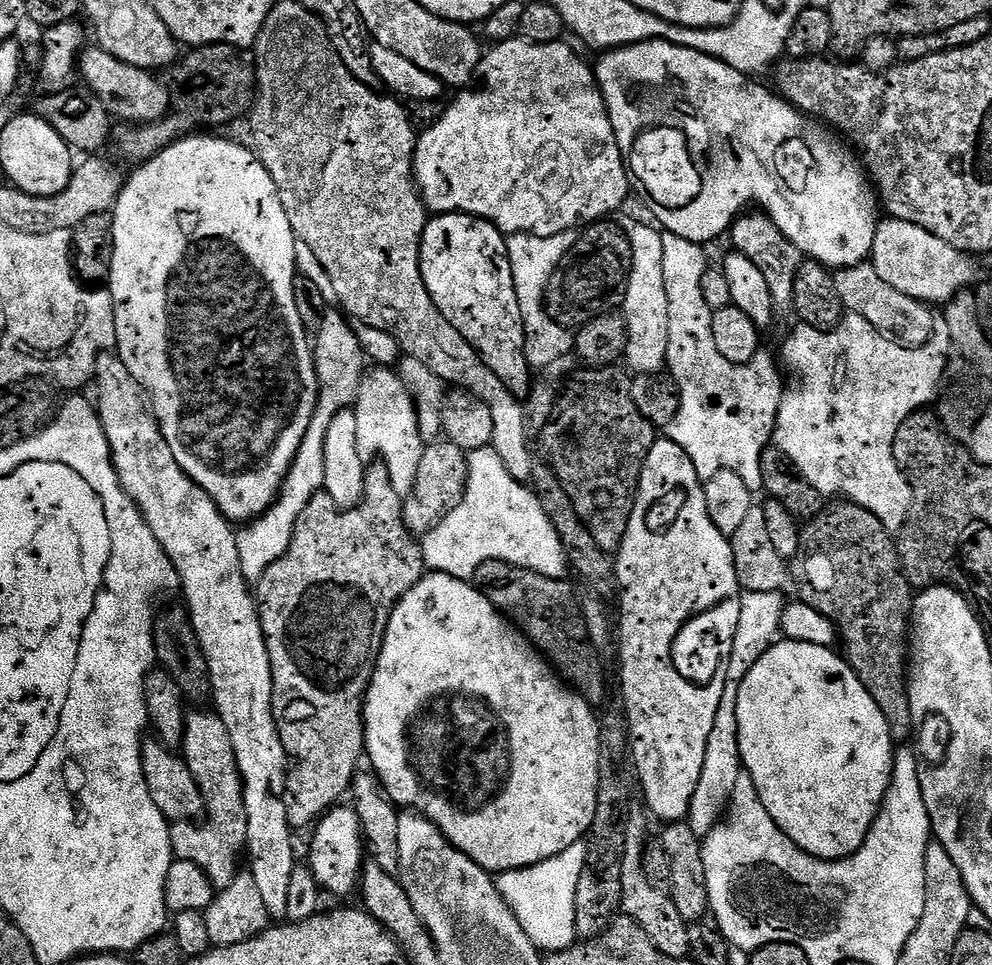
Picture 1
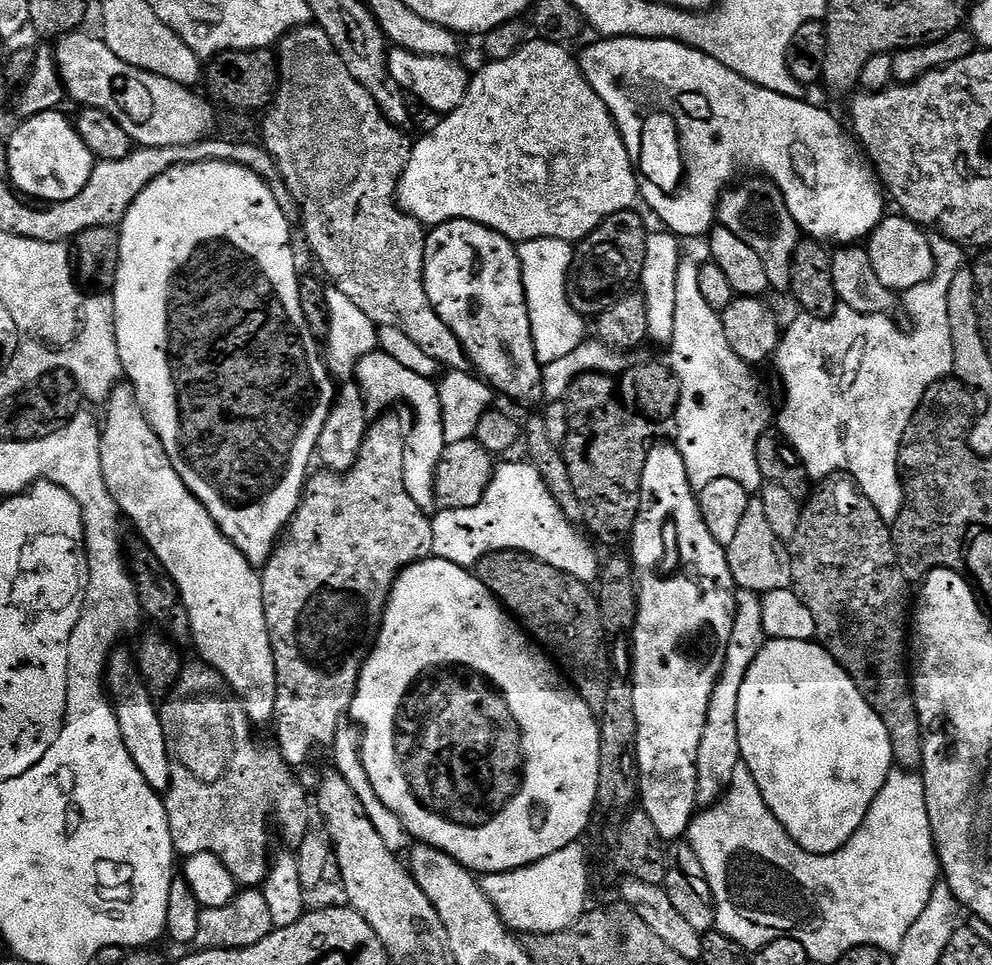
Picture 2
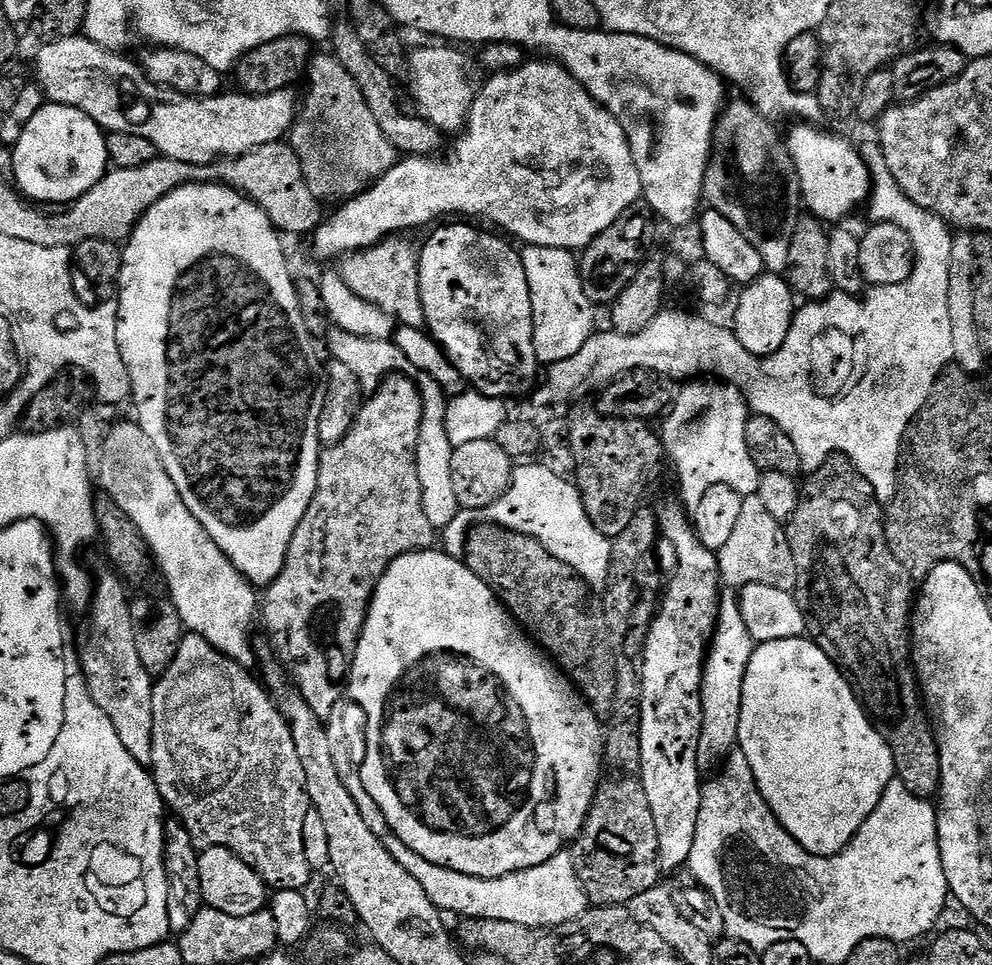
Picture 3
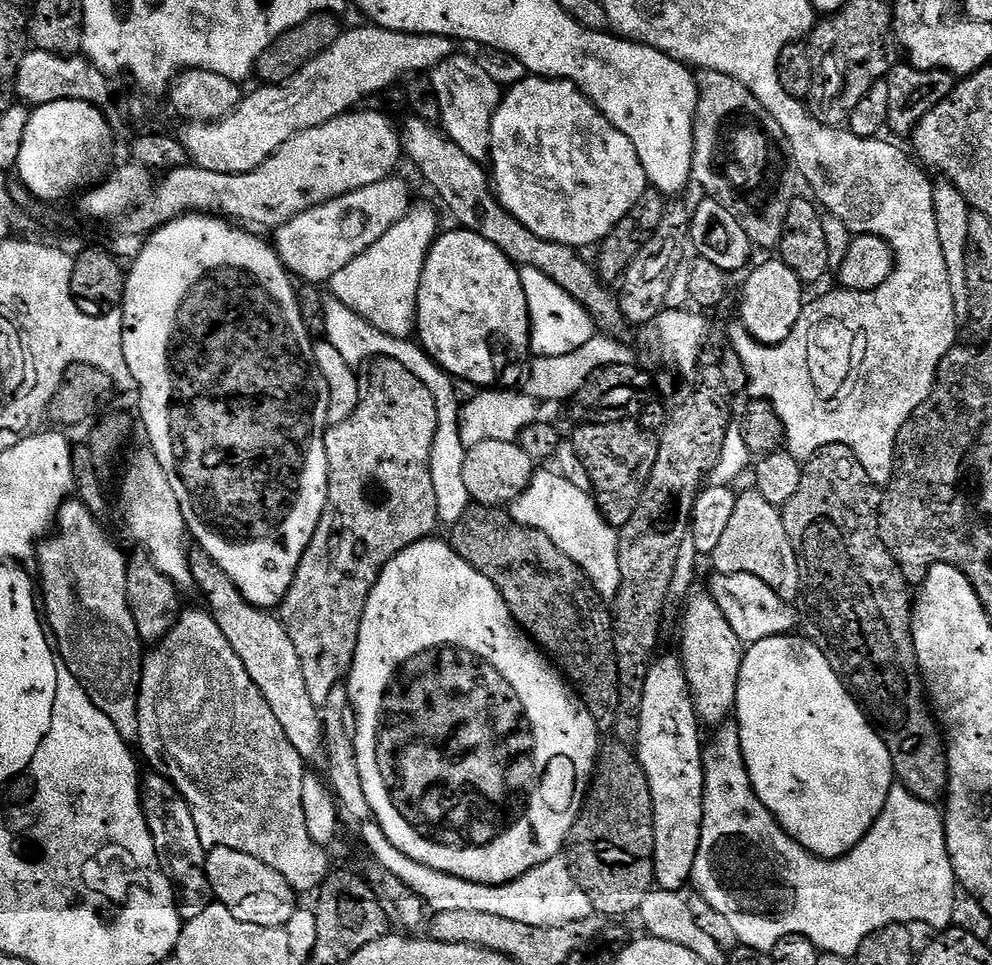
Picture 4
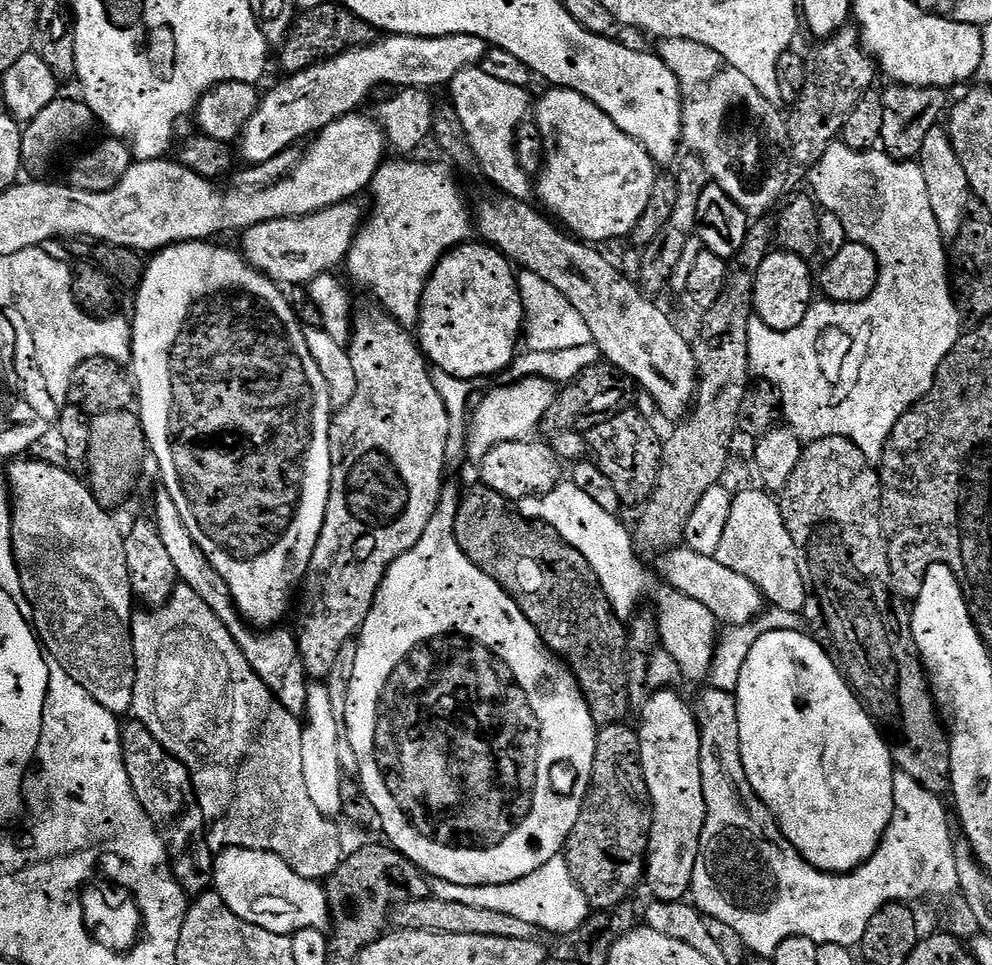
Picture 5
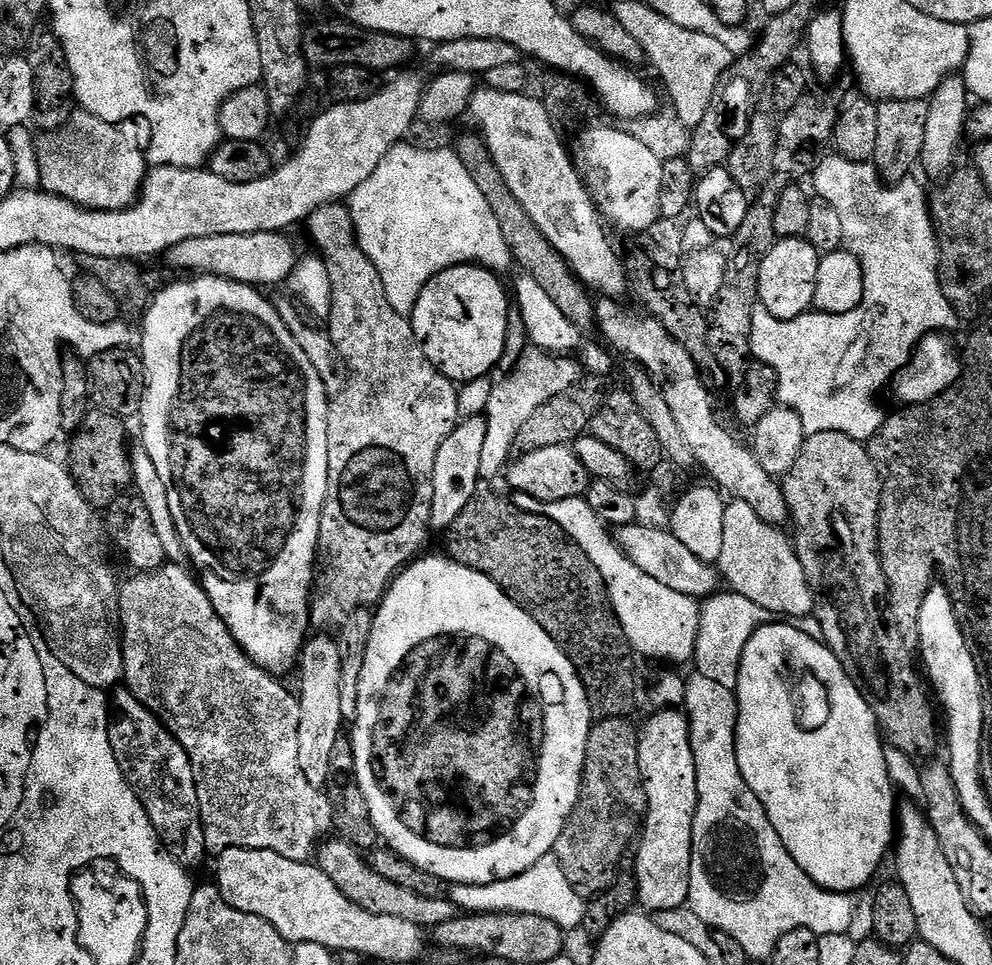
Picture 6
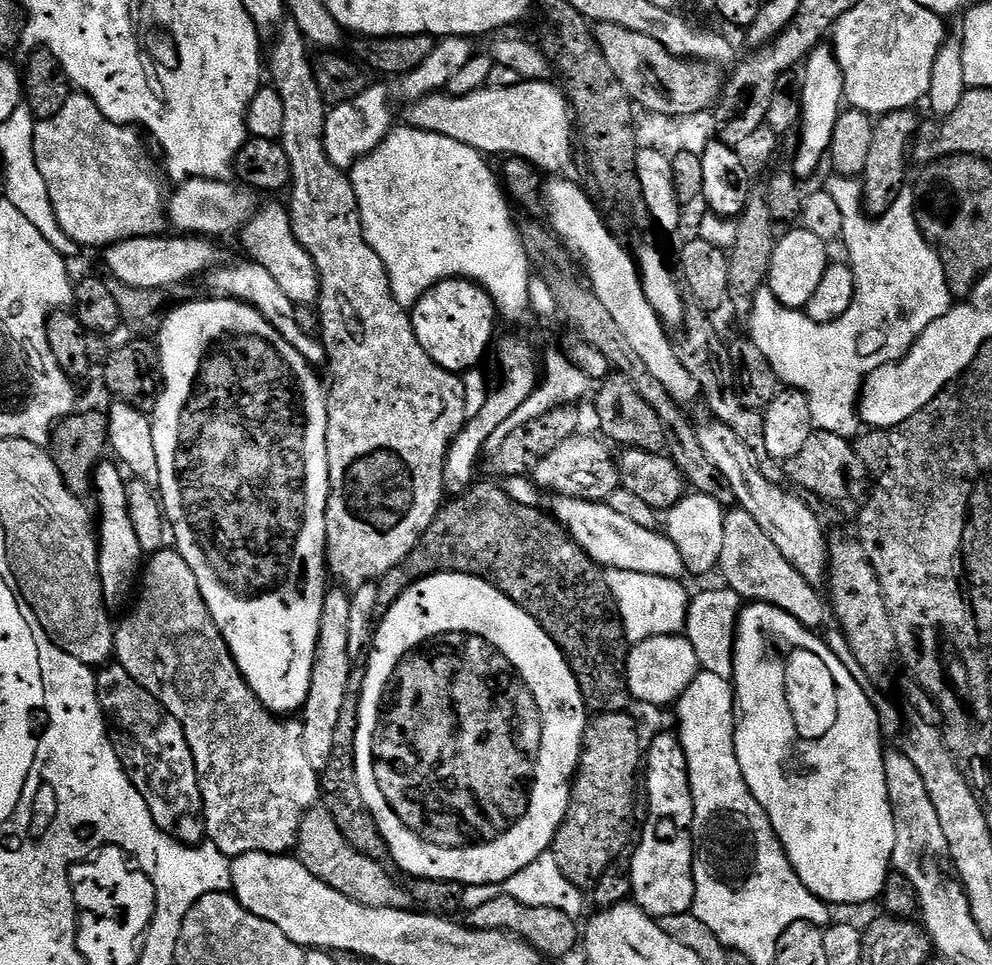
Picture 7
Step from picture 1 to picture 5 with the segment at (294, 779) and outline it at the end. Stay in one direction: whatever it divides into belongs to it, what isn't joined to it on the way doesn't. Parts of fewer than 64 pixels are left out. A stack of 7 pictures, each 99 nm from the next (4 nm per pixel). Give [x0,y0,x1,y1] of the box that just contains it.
[295,307,452,682]

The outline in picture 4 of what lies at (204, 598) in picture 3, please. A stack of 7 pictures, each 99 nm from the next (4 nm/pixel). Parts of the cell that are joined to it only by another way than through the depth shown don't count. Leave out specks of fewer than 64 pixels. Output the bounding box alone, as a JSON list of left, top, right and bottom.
[120,446,192,590]

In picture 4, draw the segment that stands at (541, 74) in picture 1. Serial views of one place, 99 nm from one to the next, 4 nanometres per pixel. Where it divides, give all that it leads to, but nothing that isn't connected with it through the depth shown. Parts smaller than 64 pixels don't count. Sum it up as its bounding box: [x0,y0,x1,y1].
[274,74,650,285]

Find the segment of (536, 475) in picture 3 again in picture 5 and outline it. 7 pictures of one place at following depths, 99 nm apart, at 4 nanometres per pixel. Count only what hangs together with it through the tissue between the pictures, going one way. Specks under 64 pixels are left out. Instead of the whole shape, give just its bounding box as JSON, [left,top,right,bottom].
[518,482,648,622]

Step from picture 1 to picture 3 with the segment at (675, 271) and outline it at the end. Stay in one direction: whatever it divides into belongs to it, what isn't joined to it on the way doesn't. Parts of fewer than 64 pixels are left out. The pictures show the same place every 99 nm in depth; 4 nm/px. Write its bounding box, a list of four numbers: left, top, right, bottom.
[662,382,761,510]

